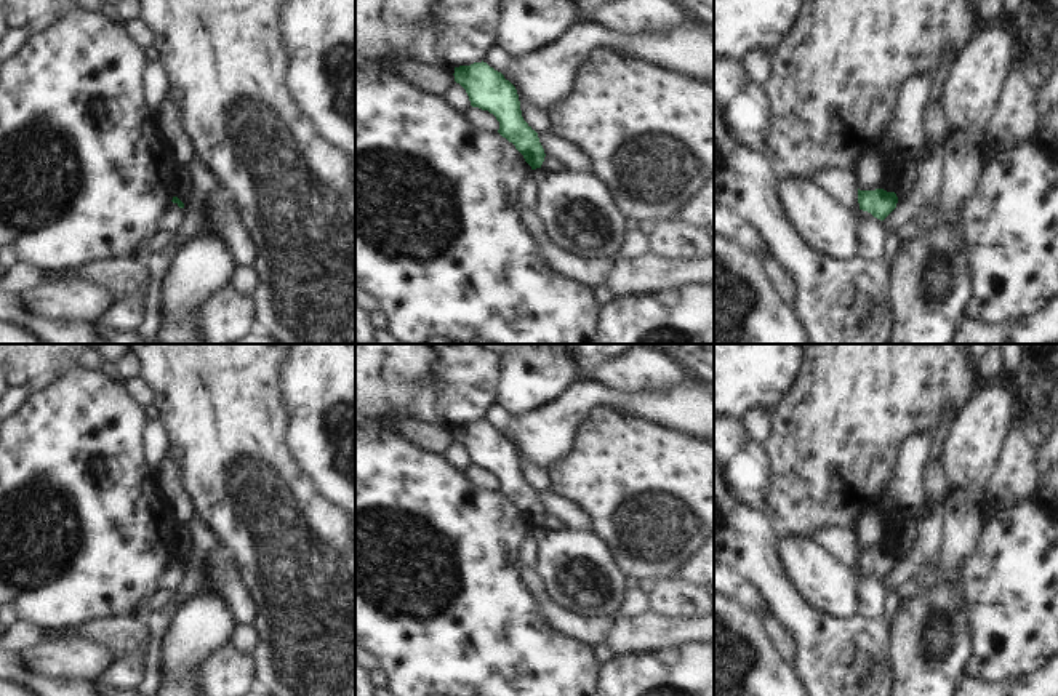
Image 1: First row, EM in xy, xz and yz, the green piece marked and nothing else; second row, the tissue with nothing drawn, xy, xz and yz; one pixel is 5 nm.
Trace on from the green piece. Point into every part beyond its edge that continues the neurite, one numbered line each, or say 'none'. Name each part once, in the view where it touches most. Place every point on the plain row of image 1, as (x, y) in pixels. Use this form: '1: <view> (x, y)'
none.

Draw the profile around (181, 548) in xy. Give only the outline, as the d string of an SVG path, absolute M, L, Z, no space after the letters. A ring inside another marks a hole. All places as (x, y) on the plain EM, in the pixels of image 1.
M179 523L178 525L178 538L173 555L178 555L186 563L186 554L189 550L189 530L187 525Z

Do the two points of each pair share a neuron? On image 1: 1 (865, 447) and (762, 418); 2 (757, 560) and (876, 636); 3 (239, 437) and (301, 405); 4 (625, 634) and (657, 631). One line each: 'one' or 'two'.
1: two
2: one
3: two
4: one

